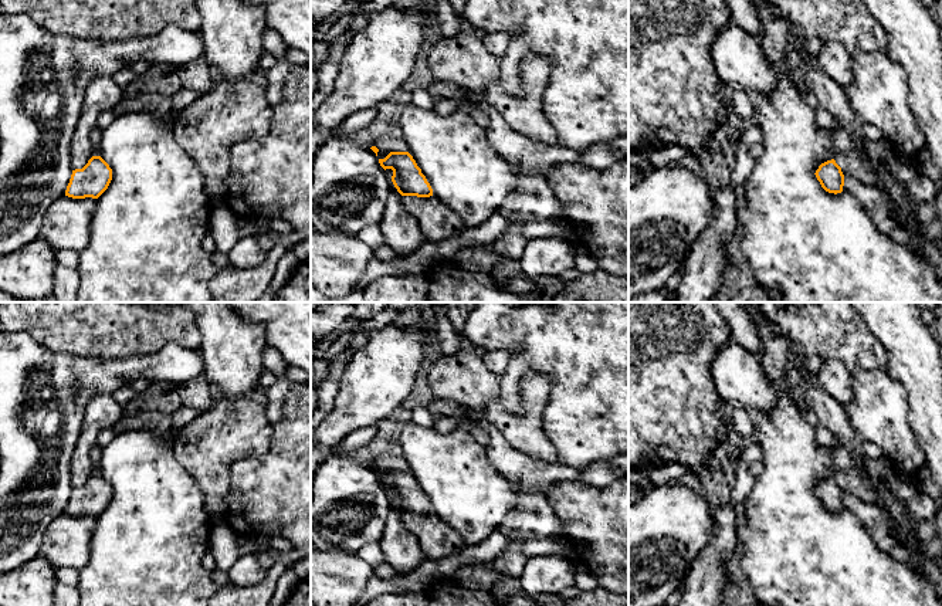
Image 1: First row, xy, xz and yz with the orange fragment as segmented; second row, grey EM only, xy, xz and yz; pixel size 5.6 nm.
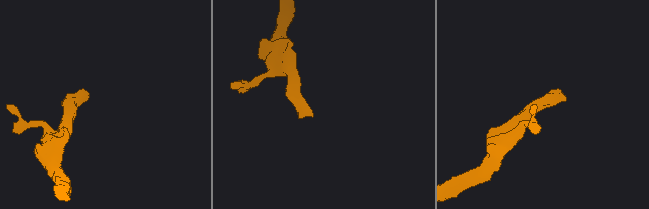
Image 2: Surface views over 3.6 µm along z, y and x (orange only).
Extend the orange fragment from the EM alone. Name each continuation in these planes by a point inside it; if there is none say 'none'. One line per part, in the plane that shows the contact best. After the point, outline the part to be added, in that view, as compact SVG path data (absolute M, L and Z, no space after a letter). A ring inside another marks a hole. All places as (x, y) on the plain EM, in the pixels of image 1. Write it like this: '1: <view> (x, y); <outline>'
1: xz (437, 541); M404 514L403 524L417 538L428 559L457 556L468 548L461 536L434 514Z

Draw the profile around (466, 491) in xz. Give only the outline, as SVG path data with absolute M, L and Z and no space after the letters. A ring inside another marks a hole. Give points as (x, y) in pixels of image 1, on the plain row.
M406 419L399 444L400 456L430 501L433 514L454 529L467 546L484 542L498 531L505 514L515 508L518 497L514 487L492 467L487 447L465 426L440 434Z

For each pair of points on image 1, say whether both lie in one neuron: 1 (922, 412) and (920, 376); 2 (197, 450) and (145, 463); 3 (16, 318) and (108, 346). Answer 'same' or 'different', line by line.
1: same
2: different
3: same

